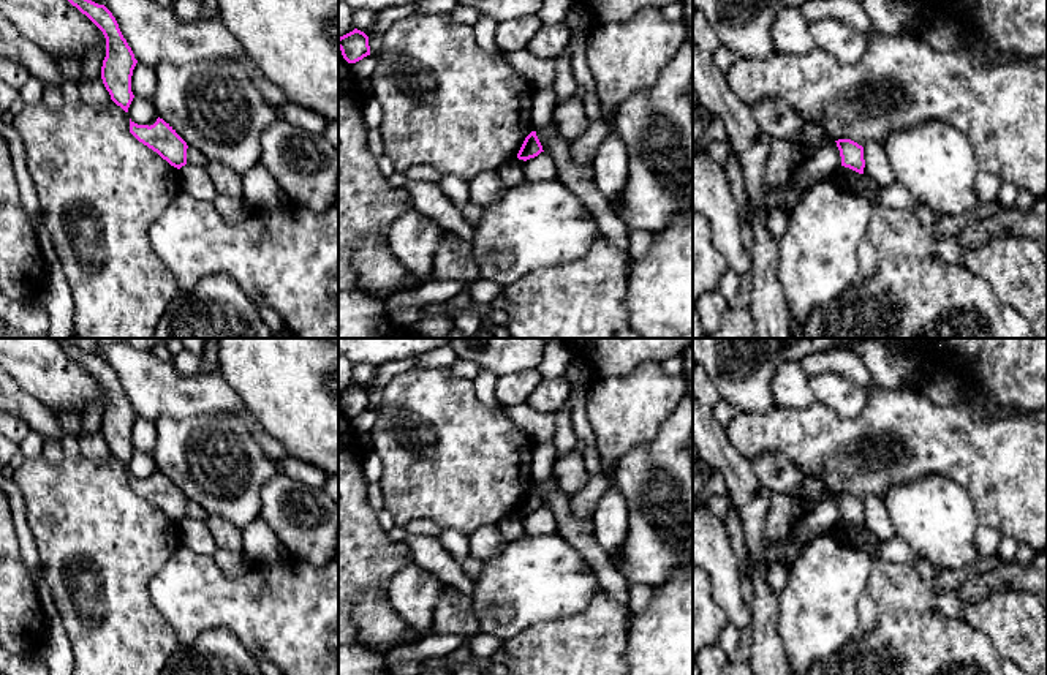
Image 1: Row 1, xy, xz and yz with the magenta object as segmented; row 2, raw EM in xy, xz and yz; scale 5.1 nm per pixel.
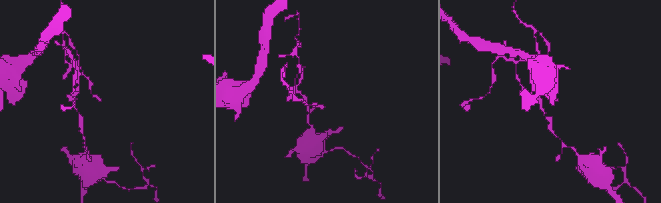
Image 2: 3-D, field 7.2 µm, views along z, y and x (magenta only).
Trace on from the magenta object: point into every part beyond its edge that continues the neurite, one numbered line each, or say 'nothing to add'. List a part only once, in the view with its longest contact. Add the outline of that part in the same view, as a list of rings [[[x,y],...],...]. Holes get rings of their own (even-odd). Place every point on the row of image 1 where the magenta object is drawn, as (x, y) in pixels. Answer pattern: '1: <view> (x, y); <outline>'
nothing to add

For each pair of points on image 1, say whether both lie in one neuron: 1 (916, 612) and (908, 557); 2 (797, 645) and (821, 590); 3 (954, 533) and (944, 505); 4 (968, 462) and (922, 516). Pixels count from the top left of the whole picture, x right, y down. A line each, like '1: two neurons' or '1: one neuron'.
1: two neurons
2: one neuron
3: one neuron
4: two neurons

